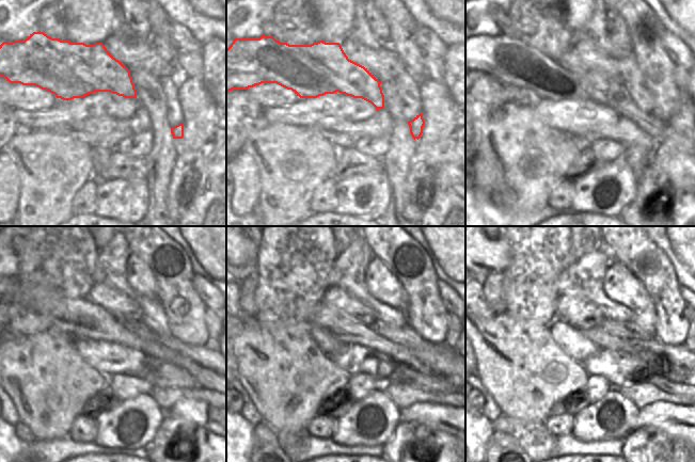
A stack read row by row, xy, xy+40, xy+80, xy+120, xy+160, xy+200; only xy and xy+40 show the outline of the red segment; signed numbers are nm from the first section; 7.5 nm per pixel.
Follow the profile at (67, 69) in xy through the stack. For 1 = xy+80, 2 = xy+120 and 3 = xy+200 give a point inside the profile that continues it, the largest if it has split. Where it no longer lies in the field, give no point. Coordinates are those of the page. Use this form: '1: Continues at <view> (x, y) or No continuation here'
1: Continues at xy+80 (567, 78)
2: Continues at xy+120 (78, 318)
3: Continues at xy+200 (678, 364)

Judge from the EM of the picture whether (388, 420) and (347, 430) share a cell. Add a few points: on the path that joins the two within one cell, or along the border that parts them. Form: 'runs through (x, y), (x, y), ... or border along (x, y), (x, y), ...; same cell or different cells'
runs through (382, 432), (375, 437), (359, 434); same cell

